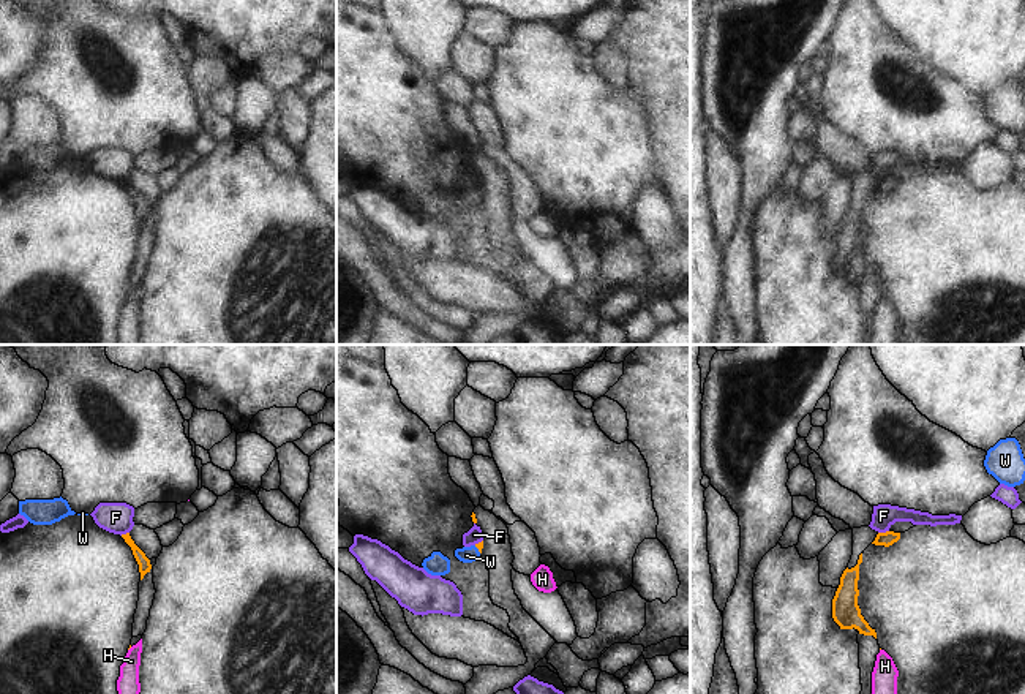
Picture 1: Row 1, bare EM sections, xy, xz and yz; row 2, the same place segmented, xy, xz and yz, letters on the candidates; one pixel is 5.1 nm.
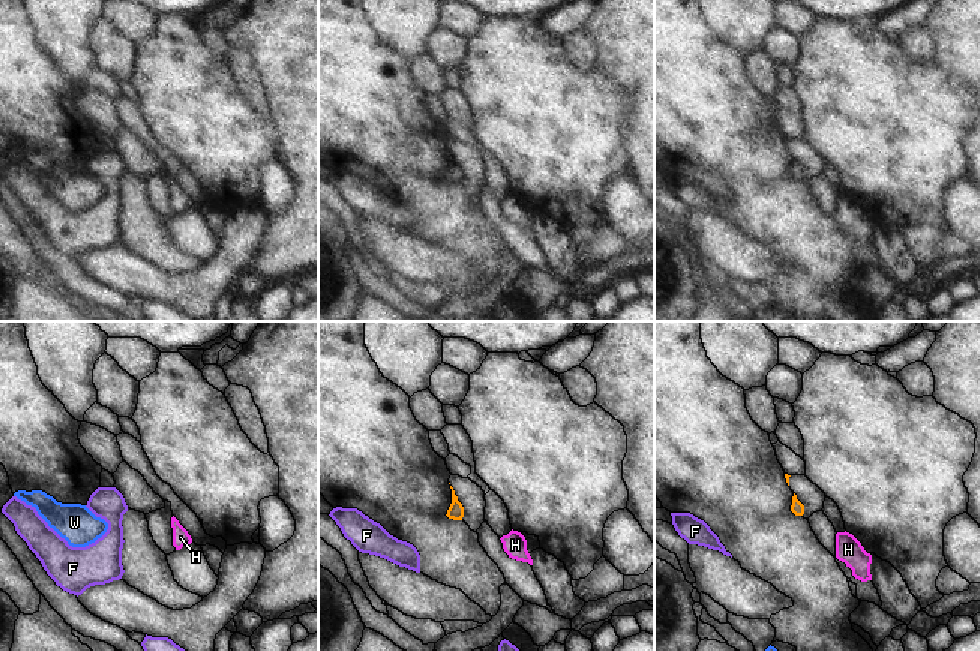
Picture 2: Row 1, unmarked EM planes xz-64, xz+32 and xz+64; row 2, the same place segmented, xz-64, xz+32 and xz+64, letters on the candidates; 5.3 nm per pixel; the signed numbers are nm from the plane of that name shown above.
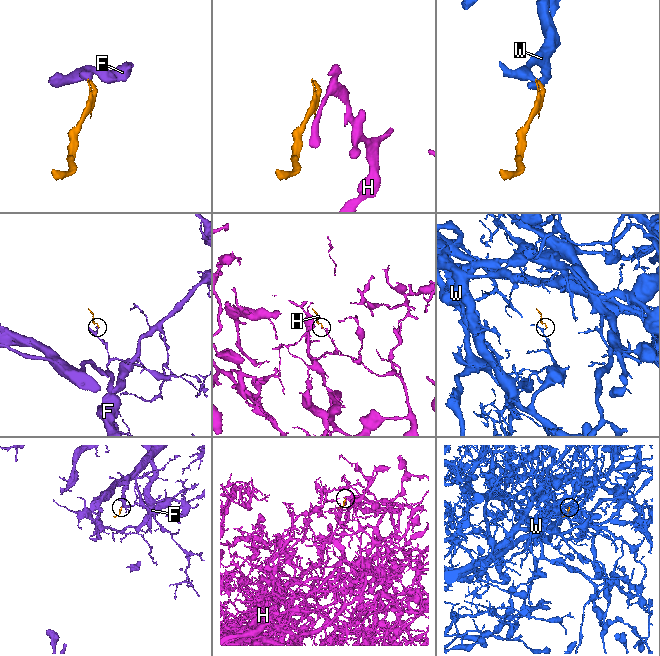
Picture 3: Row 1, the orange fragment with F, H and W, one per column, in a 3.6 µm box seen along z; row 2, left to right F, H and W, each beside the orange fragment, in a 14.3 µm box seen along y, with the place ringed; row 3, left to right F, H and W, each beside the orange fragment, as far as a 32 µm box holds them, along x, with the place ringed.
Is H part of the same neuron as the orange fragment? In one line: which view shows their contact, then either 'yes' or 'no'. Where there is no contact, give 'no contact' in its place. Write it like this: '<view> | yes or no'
no contact | no

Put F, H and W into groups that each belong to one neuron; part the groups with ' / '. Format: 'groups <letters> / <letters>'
groups F / H / W

